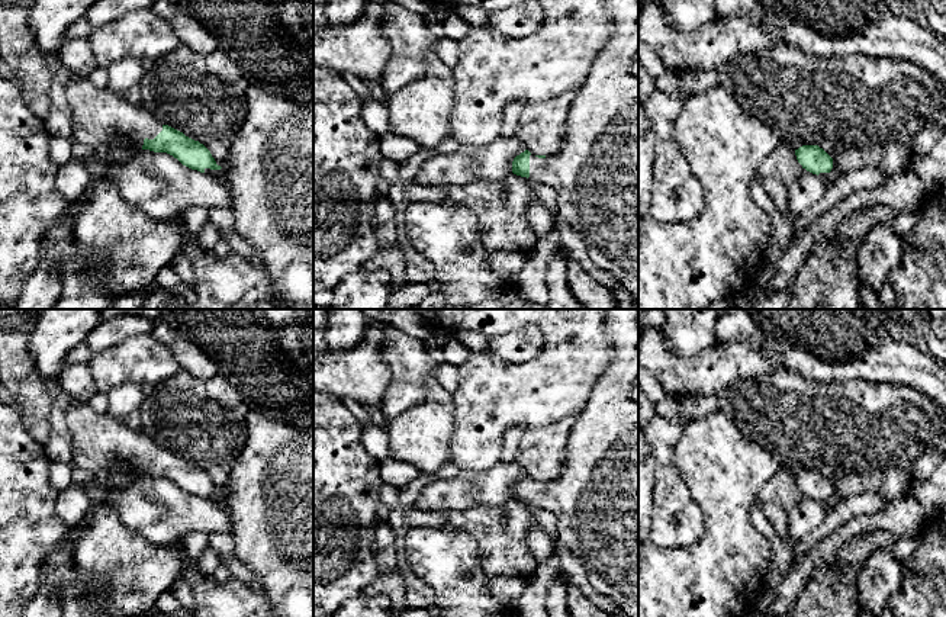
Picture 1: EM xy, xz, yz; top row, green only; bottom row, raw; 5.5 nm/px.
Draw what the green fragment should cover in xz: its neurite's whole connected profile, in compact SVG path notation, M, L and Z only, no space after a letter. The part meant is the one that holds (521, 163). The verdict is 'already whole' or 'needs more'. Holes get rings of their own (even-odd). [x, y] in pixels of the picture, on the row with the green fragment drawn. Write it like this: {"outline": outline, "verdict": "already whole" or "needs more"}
{"outline": "M605 0L605 10L612 19L614 33L572 100L562 148L550 157L525 150L514 158L512 173L556 190L557 218L582 240L591 260L609 271L638 305L638 77L628 71L638 51L638 0Z", "verdict": "needs more"}

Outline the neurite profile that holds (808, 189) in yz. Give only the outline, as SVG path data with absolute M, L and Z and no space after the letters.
M804 171L788 190L786 211L789 216L798 218L807 209L815 206L824 197L826 190L824 177Z

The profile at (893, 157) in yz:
M911 138L888 141L869 148L840 148L833 155L833 168L842 174L857 168L878 168L887 180L908 168L913 158L910 151Z

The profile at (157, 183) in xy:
M138 148L138 151L123 163L109 163L110 167L103 174L113 181L123 197L138 206L142 212L158 221L168 221L192 208L232 208L232 197L225 183L212 179L207 173L200 173L183 166L167 152L154 152Z

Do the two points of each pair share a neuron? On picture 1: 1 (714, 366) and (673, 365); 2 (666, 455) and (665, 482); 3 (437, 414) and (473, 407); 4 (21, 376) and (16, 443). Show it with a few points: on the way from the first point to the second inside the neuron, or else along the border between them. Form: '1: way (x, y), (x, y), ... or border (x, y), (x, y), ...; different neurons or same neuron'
1: way (704, 365), (684, 365); same neuron
2: way (665, 462), (665, 475); same neuron
3: border (453, 395), (453, 434), (449, 444); different neurons
4: border (15, 405), (25, 427), (35, 437); different neurons

